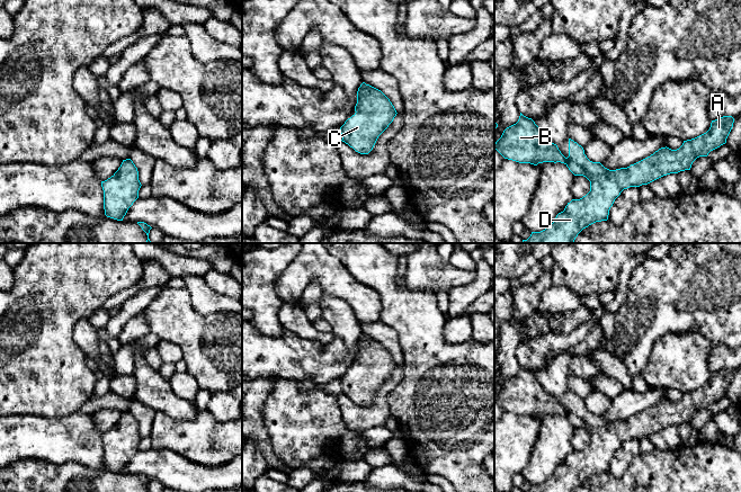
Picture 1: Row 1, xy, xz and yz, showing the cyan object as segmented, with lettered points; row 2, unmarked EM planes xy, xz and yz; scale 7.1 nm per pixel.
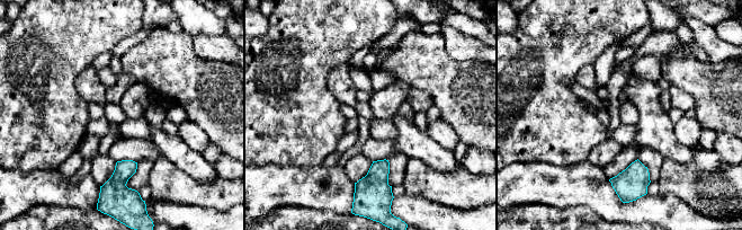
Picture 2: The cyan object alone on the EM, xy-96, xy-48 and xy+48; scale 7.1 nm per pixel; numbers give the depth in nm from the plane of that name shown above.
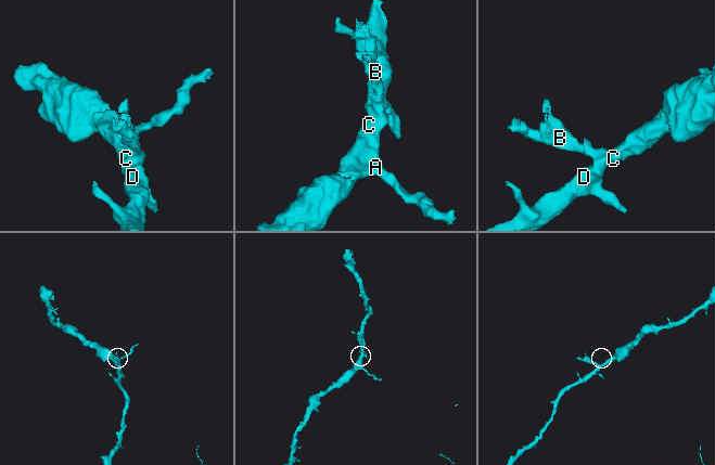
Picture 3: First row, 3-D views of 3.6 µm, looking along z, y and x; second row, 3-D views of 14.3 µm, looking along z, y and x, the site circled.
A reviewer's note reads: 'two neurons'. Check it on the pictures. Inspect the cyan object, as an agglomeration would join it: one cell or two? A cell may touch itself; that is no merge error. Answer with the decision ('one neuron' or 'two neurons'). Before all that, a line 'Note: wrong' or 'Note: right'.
Note: wrong
one neuron

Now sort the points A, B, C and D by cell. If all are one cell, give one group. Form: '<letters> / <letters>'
A B C D

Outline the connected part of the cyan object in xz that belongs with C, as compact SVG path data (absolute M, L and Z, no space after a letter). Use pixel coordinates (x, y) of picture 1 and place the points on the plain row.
M365 334L358 340L355 364L340 379L341 393L360 406L368 406L398 365L381 342Z

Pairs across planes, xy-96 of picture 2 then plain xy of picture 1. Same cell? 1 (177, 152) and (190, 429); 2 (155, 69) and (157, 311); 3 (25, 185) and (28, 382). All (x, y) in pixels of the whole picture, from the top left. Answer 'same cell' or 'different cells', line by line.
1: different cells
2: same cell
3: different cells

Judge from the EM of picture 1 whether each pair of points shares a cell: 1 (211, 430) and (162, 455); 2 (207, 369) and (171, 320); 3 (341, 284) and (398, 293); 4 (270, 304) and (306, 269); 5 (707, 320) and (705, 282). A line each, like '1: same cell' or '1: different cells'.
1: different cells
2: same cell
3: different cells
4: different cells
5: same cell

